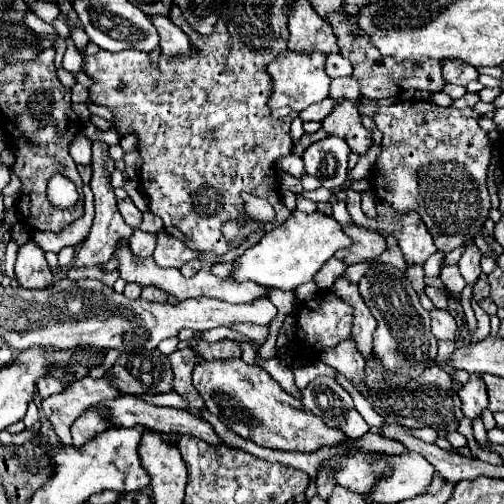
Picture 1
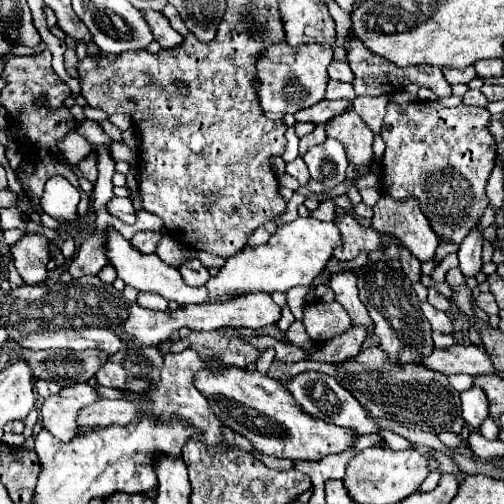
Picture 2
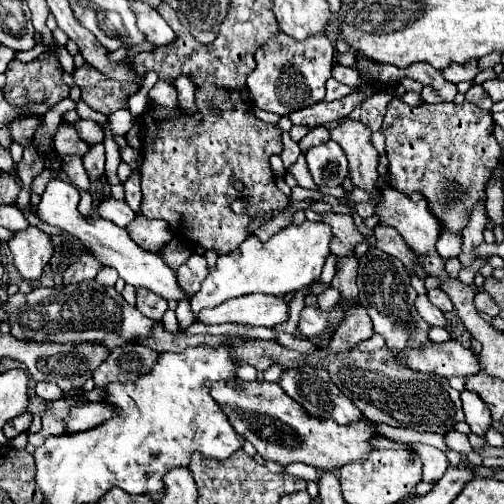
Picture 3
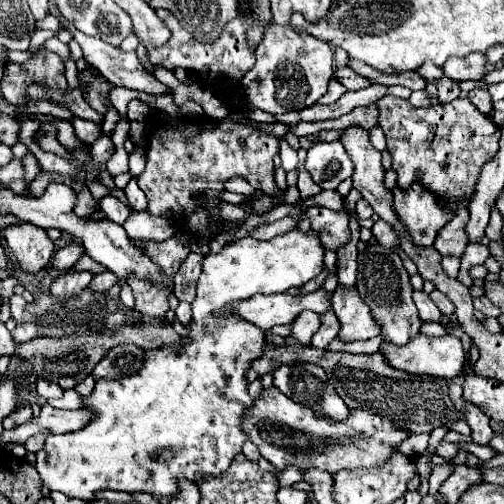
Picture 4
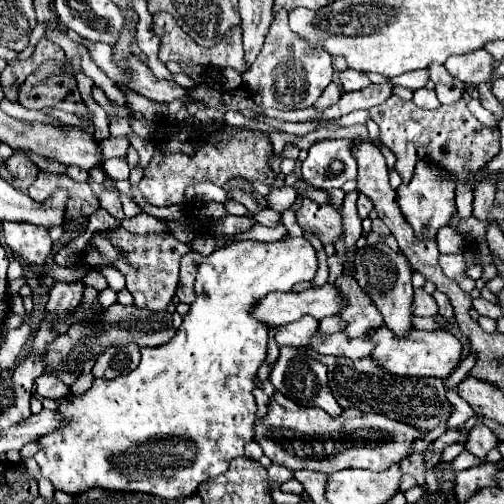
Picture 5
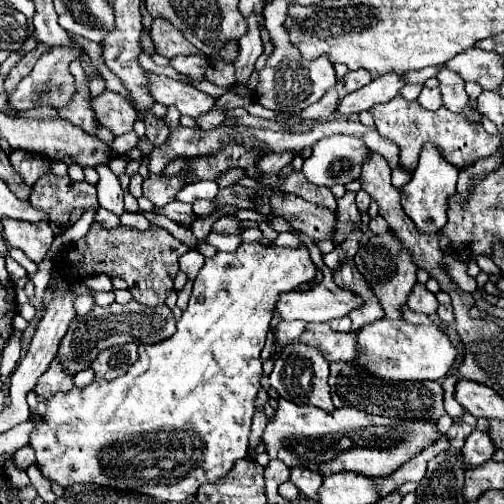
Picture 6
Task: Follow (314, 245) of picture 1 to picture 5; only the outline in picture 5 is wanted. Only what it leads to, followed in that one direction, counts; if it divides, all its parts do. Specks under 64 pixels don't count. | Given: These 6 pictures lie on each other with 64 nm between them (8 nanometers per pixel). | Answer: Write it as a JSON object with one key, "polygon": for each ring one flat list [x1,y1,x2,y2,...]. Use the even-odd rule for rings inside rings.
{"polygon":[[290,236,288,240,272,242,272,244,264,244,264,242,256,242,256,240,242,240,232,246,218,248,216,252,206,256,198,268,198,276,194,282,196,300,190,304,190,310,184,316,176,336,168,344,162,344,156,348,140,348,140,354,142,354,140,364,130,374,114,378,114,380,94,380,92,388,86,390,84,394,70,392,68,396,58,400,56,410,66,420,66,426,60,426,38,438,38,452,34,458,42,470,42,476,46,476,56,490,62,490,66,494,80,494,90,488,106,488,106,490,122,490,122,492,144,492,144,494,152,494,152,496,166,498,166,500,180,500,184,496,194,494,204,480,224,474,236,456,244,456,244,446,252,440,252,426,254,426,254,414,256,414,256,400,254,400,252,390,256,388,254,380,256,380,258,368,266,358,268,328,264,322,254,322,252,308,270,292,276,292,276,290,288,292,298,282,314,280,316,270,318,270,316,250,312,248,312,244,306,238,294,238,294,236]]}

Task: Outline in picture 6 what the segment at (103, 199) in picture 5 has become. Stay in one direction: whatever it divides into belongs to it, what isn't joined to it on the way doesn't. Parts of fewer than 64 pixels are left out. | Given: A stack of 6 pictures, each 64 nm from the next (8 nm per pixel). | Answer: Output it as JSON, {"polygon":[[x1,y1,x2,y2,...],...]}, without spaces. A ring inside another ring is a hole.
{"polygon":[[106,164,96,166,96,172,100,176,100,180,96,182,96,192,98,192,98,204,110,212,114,212,116,216,120,216,124,212,124,192,120,188,120,180,112,174,112,170]]}

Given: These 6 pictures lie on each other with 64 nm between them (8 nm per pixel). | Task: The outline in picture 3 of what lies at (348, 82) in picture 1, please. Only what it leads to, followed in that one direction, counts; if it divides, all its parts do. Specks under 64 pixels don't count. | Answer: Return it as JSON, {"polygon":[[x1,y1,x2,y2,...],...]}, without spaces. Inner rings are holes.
{"polygon":[[330,78,330,80,326,82,326,96,324,96,324,102,340,100,340,98,344,98,344,96,352,94,352,92,354,92,354,90,352,90,352,88,348,88,346,84,340,84,338,80]]}

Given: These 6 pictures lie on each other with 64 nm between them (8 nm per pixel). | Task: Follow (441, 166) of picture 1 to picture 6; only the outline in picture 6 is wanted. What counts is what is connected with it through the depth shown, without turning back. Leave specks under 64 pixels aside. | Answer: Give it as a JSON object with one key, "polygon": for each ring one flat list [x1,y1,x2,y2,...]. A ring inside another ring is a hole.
{"polygon":[[396,96,390,102,376,104,370,112,374,116,374,124,376,124,376,130,380,132,380,136,390,138,394,144,398,144,400,166,406,170,416,168,420,150,426,142,434,142,438,146,438,150,442,152,442,156,456,168,472,166,476,160,494,154,500,146,498,134,490,136,480,124,472,124,464,116,458,116,444,106,440,106,438,110,432,112,432,110,426,110,424,106,420,106,418,102,408,102,402,96]]}

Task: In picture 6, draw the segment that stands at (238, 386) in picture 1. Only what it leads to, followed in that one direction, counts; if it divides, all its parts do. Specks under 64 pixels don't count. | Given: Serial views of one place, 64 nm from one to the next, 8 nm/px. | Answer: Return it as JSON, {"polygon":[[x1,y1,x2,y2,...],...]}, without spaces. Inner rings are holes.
{"polygon":[[284,398,278,400,278,408,274,420,268,422,262,442,266,442,266,452,270,458,282,460,286,466,302,466,312,472,328,476,336,472,356,472,364,476,388,476,398,470,404,462,410,462,416,454,430,448,438,442,444,434,438,432,436,424,428,424,426,420,404,420,404,418,386,418,386,416,372,416,360,412,356,408,336,408,336,412,324,412,314,406,296,406]]}

